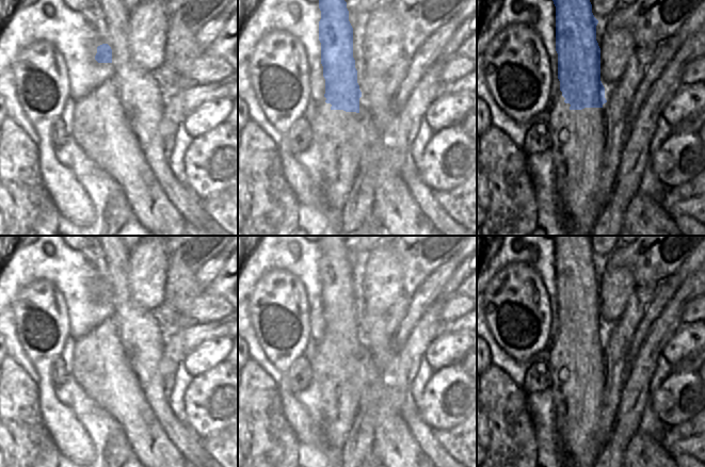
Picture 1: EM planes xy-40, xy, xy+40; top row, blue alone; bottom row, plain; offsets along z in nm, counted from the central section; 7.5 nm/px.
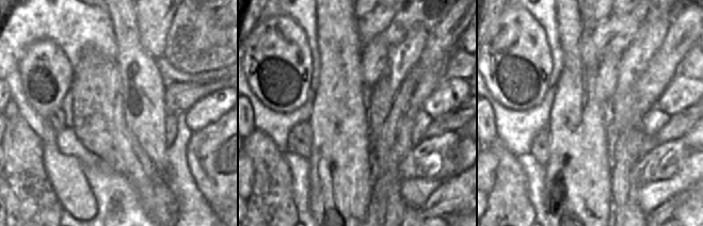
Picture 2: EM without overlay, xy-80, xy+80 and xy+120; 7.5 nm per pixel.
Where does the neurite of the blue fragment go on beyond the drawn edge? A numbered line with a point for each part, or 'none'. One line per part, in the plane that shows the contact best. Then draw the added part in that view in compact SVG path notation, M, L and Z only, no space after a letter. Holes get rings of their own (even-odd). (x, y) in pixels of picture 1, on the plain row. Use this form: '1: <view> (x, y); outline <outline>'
1: xy+40 (594, 353); outline M584 347L582 349L571 349L567 359L584 359L589 357L594 363L595 368L604 368L603 347Z

